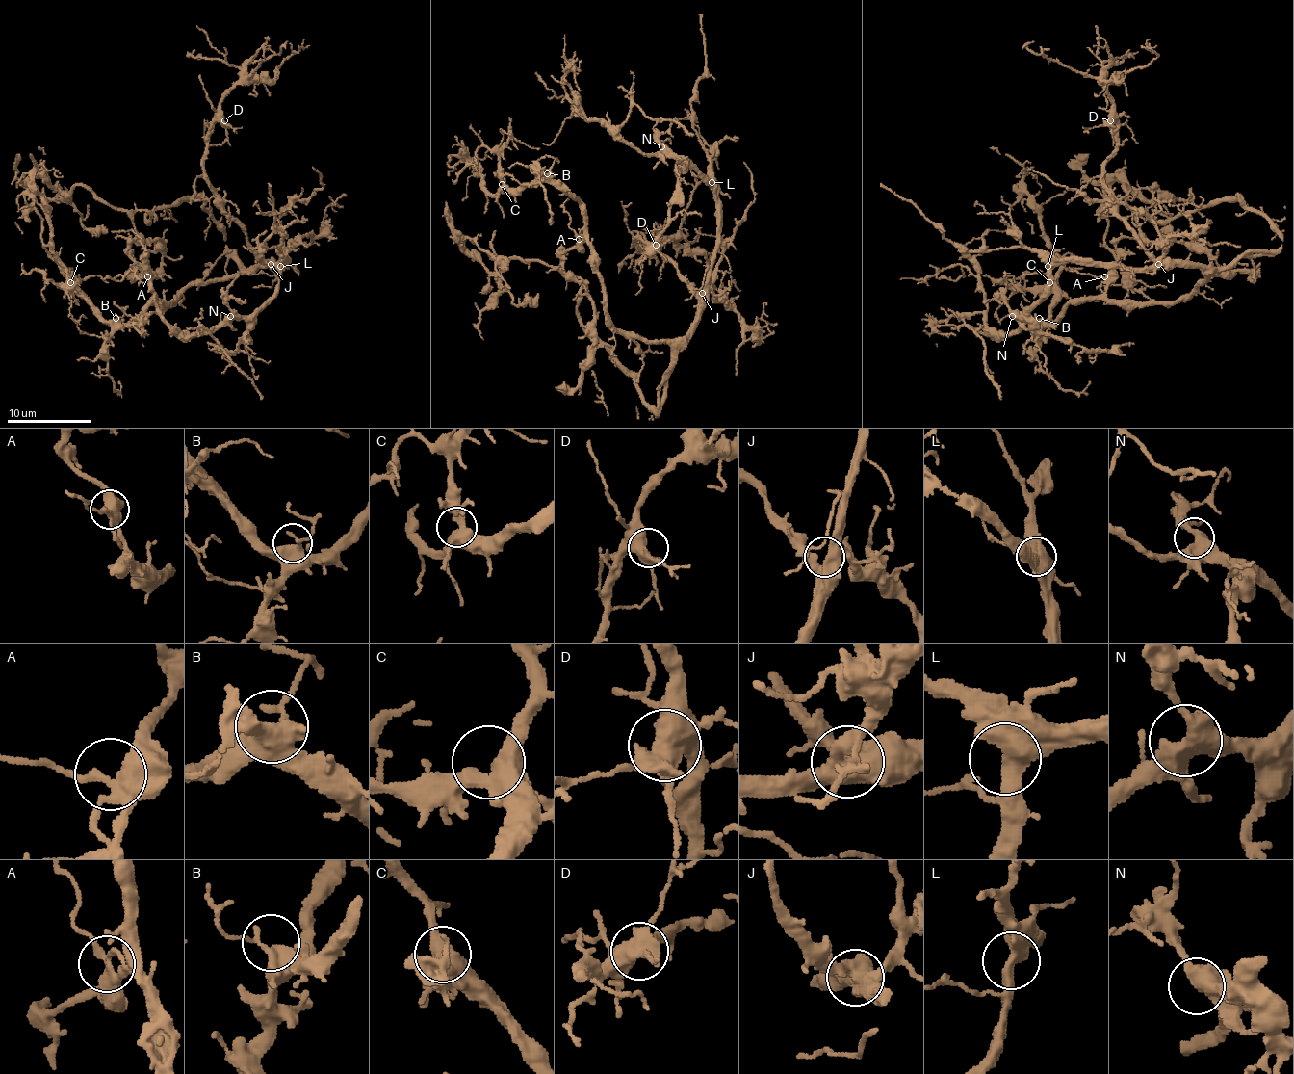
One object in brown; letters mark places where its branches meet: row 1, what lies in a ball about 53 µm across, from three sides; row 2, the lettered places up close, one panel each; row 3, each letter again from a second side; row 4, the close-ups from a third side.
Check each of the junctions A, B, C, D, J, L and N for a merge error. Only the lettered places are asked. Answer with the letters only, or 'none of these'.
none of these

